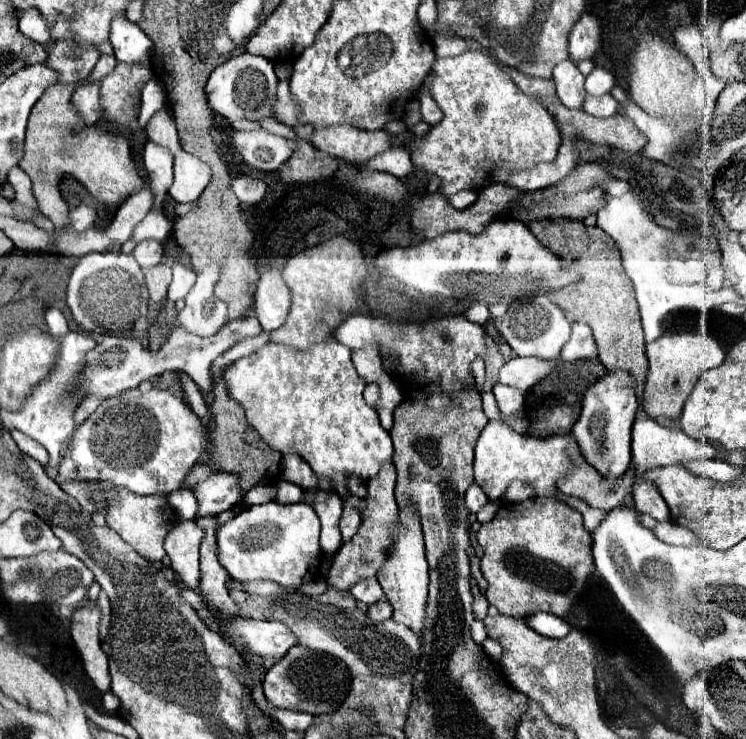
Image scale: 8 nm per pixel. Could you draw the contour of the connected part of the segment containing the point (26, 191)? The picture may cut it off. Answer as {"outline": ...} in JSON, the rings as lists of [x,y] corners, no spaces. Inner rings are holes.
{"outline":[[[15,166],[15,168],[9,170],[7,182],[13,186],[13,190],[15,190],[15,200],[17,200],[17,202],[21,202],[21,204],[25,204],[25,206],[31,206],[31,208],[37,208],[35,198],[33,198],[33,194],[31,194],[31,180],[29,180],[29,176],[27,176],[19,166]]]}

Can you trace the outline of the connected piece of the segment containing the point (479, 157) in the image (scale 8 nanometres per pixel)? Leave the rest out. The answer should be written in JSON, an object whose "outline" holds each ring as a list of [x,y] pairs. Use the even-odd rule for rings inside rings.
{"outline":[[[469,50],[461,56],[435,58],[425,84],[439,108],[443,110],[443,120],[433,126],[421,140],[411,142],[407,148],[411,150],[411,160],[419,168],[417,174],[425,176],[425,172],[433,172],[441,178],[441,194],[449,196],[459,190],[483,190],[493,182],[505,182],[515,170],[529,170],[539,162],[551,162],[557,156],[561,136],[553,116],[533,98],[519,90],[519,86],[511,80],[503,70],[483,52]]]}

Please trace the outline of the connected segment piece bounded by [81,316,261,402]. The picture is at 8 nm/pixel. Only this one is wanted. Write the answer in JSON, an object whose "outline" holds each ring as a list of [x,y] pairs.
{"outline":[[[255,316],[243,318],[239,322],[227,324],[223,330],[219,330],[213,338],[199,338],[187,330],[183,330],[179,324],[175,324],[169,332],[167,342],[161,346],[161,350],[151,352],[143,348],[135,338],[123,338],[123,336],[105,336],[89,354],[87,354],[87,366],[81,376],[81,390],[87,394],[97,394],[103,398],[117,396],[129,388],[137,388],[143,380],[153,380],[161,372],[167,370],[181,370],[191,376],[191,380],[201,388],[207,402],[213,402],[211,398],[211,362],[237,342],[257,336],[261,332],[261,324]]]}

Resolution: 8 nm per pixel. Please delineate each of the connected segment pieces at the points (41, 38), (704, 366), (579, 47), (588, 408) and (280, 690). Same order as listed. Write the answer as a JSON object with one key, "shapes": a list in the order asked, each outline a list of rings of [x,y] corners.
{"shapes":[[[[30,8],[18,19],[19,30],[31,40],[40,44],[50,41],[50,33],[45,18],[35,9]]],[[[667,332],[661,338],[657,338],[655,342],[647,344],[647,360],[649,360],[649,374],[647,374],[641,408],[651,418],[667,416],[667,418],[679,420],[681,410],[683,410],[689,394],[693,392],[693,386],[697,384],[697,378],[705,370],[721,366],[721,362],[725,360],[725,354],[723,354],[719,342],[705,334],[697,334],[697,332],[671,334],[671,332]]],[[[583,14],[569,34],[569,58],[577,64],[589,60],[599,48],[599,22],[591,14]]],[[[605,374],[597,384],[593,384],[585,398],[583,410],[573,426],[573,436],[581,448],[583,458],[605,478],[611,486],[627,472],[631,466],[631,428],[639,410],[635,390],[631,386],[629,374]]],[[[293,646],[283,660],[279,660],[267,670],[263,680],[265,698],[275,708],[307,712],[313,716],[335,712],[345,702],[349,688],[351,688],[351,674],[345,662],[325,652],[309,650],[303,646]]]]}

